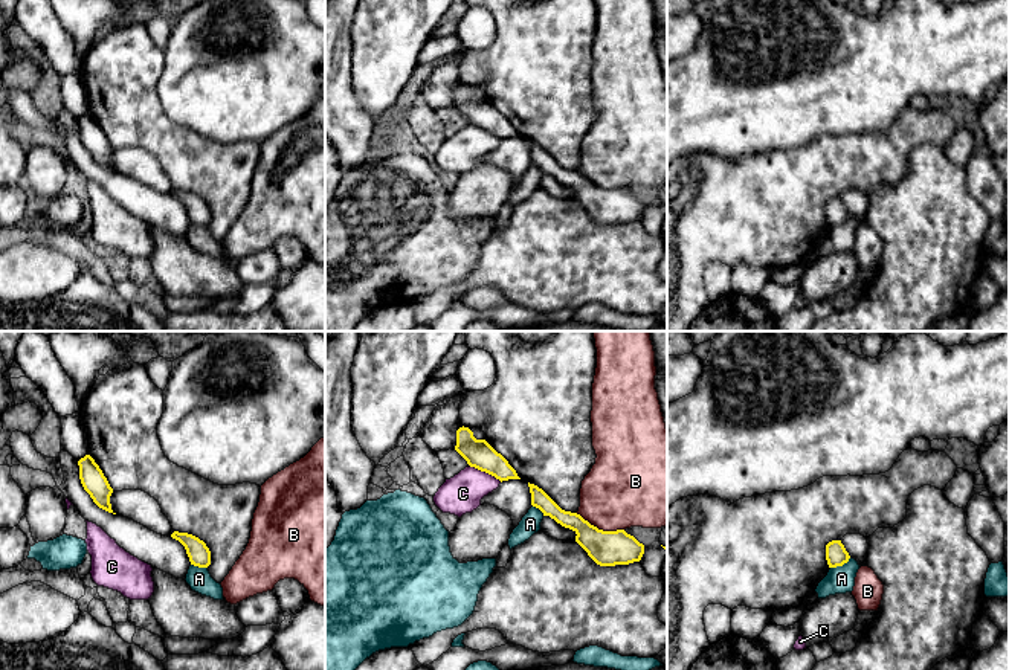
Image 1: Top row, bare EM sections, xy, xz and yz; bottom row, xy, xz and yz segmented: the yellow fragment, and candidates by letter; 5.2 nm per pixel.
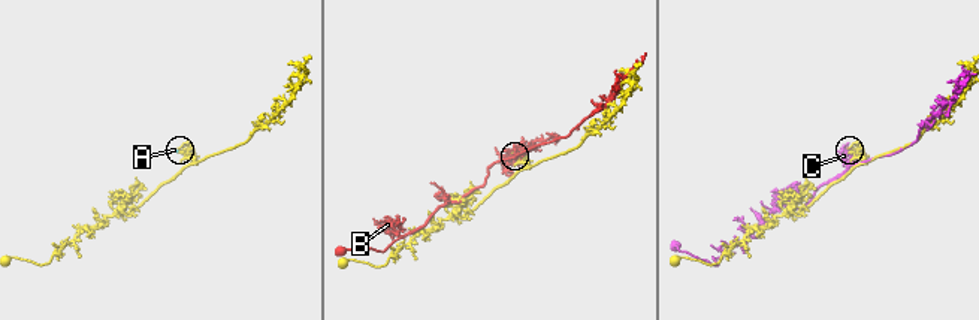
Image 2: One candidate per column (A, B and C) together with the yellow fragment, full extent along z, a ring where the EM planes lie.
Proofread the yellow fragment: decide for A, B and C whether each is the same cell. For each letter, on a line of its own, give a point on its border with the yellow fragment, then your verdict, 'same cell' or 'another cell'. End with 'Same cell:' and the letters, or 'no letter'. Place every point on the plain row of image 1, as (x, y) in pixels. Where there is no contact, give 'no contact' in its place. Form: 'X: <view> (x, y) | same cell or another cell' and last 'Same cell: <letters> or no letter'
A: yz (840, 223) | another cell
B: xz (600, 188) | another cell
C: xz (486, 130) | another cell
Same cell: no letter

